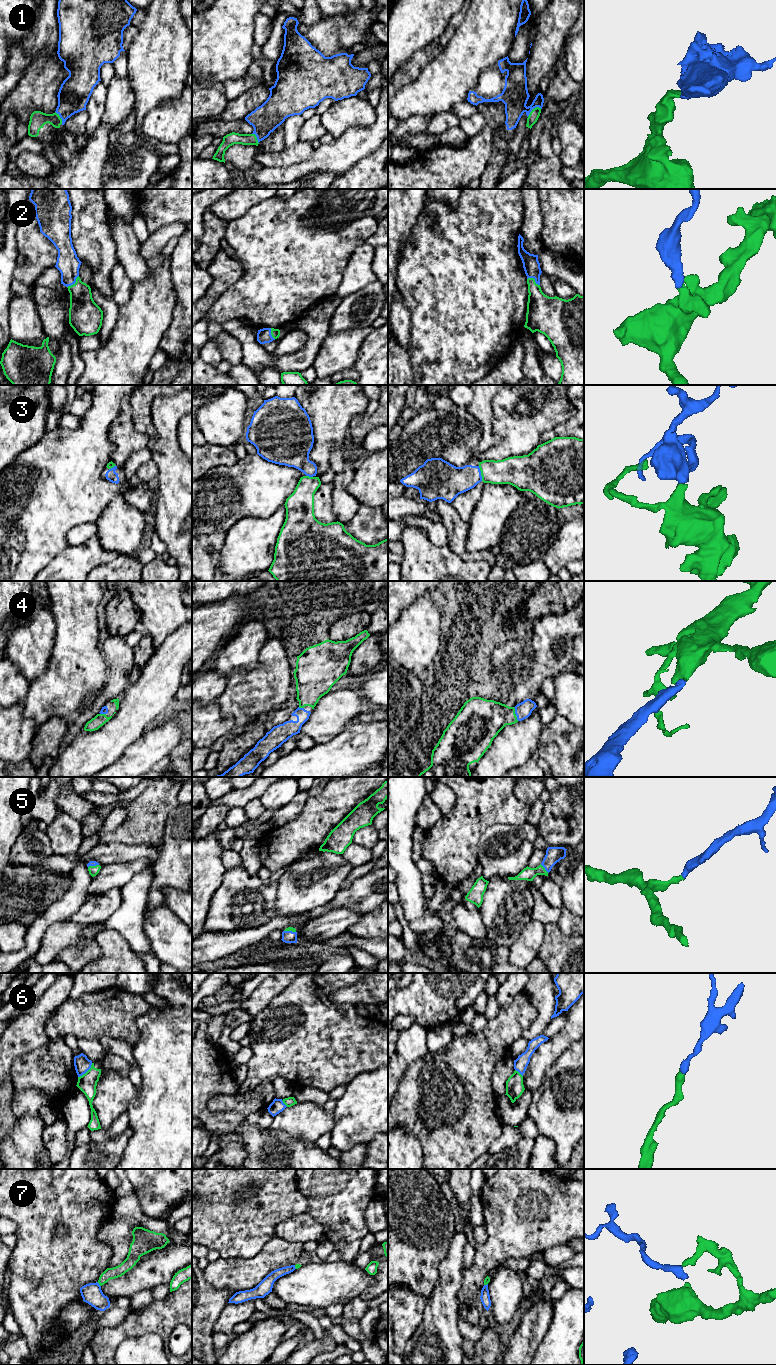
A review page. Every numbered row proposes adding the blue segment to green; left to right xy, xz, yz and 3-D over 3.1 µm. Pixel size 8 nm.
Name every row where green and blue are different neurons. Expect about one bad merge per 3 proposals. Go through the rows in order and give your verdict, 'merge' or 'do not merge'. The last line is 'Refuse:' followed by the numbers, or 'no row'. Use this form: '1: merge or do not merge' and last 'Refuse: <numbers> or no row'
1: merge
2: merge
3: merge
4: merge
5: merge
6: do not merge
7: do not merge
Refuse: 6, 7

